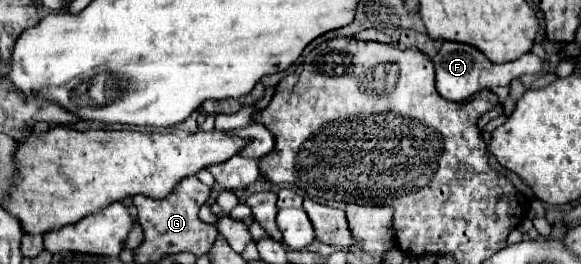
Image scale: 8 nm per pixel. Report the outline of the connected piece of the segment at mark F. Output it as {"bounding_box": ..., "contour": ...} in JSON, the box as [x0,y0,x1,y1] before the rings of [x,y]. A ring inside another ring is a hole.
{"bounding_box":[432,40,542,102],"contour":[[[446,40],[438,54],[432,58],[436,66],[436,88],[438,92],[452,102],[462,102],[468,100],[472,94],[480,90],[488,90],[494,86],[508,86],[512,80],[524,76],[524,74],[540,74],[542,72],[542,58],[538,58],[534,52],[526,52],[524,56],[504,62],[504,64],[494,64],[490,62],[478,48],[462,42],[450,42]]]}

